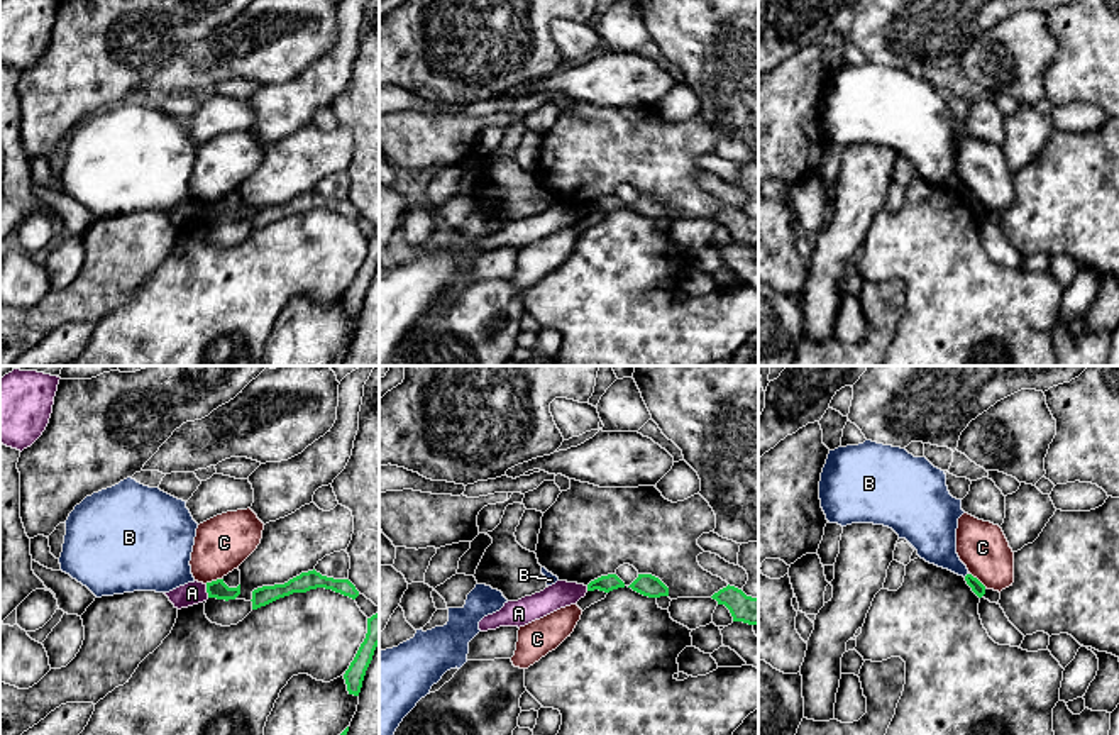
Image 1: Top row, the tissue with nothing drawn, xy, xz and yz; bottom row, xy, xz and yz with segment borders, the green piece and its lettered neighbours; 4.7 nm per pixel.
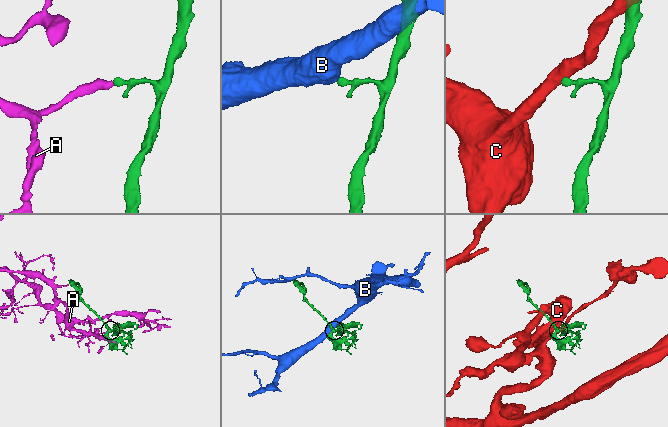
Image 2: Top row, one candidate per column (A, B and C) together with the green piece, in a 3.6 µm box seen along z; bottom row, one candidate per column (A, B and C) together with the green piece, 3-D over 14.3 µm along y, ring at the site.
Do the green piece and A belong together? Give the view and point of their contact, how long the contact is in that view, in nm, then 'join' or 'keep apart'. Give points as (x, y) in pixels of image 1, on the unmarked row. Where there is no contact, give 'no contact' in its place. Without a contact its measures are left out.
xy (207, 212) | 70 nm | keep apart

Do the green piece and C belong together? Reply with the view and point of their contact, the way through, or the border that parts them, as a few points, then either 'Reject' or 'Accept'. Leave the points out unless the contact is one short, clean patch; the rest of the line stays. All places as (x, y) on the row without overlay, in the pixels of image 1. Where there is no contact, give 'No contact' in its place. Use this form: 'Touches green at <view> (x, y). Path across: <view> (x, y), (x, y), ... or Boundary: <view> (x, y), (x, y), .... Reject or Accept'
Touches green at xy (212, 202). Boundary: xy (220, 198), (205, 204). Reject

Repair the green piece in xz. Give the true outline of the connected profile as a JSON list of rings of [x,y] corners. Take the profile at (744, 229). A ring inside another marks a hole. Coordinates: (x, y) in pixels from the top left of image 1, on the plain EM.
[[[730,205],[711,218],[730,230],[733,242],[758,246],[758,218],[747,217],[741,210]]]

